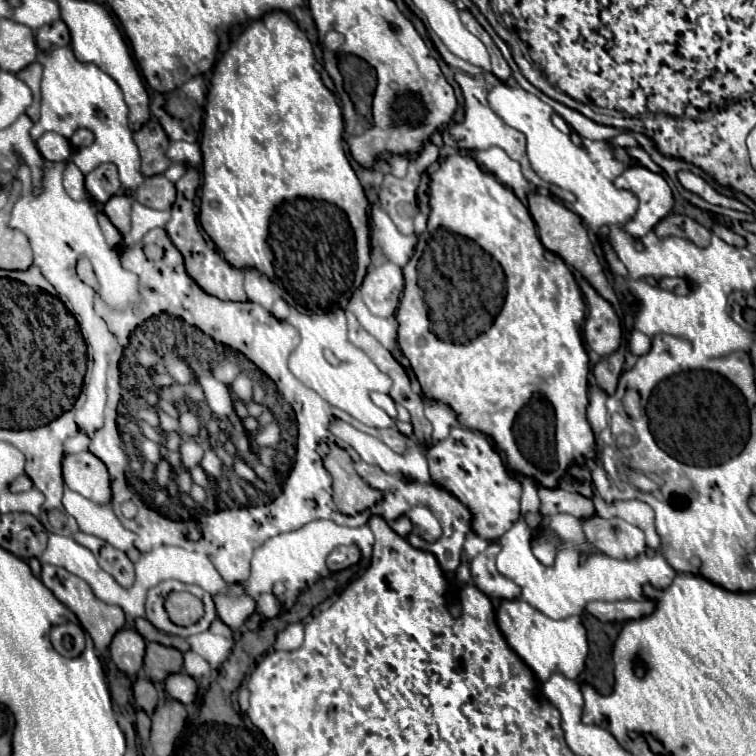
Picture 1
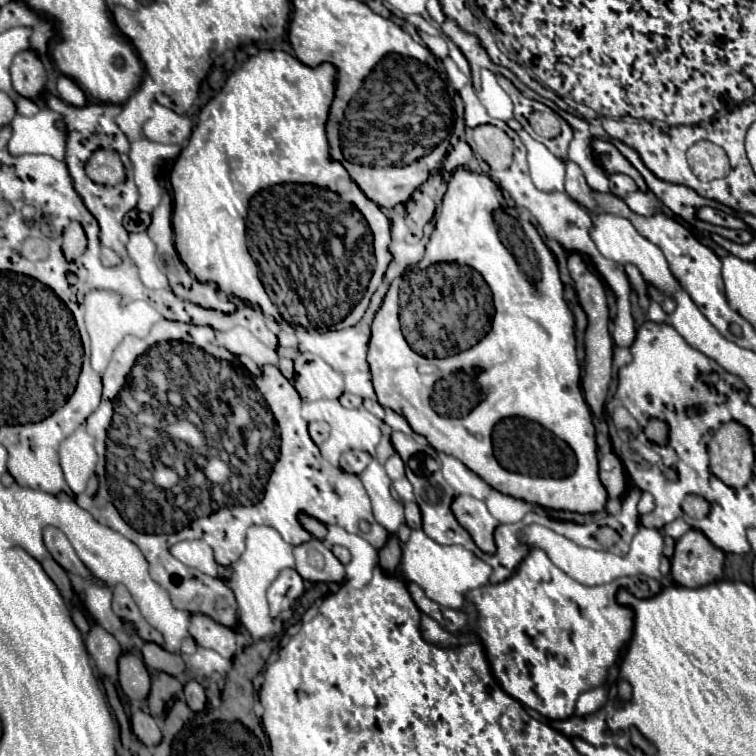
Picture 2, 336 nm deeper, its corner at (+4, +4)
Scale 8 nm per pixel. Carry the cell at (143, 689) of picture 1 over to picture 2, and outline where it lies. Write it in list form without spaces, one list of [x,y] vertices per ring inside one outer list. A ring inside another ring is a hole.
[[[137,710],[133,716],[131,716],[131,726],[133,726],[133,732],[135,736],[149,748],[157,746],[161,742],[161,730],[157,726],[157,722],[143,710]]]

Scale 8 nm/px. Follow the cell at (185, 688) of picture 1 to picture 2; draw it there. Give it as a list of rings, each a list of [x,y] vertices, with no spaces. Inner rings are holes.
[[[195,680],[187,682],[187,684],[185,684],[185,700],[187,700],[187,704],[189,704],[189,708],[191,708],[193,712],[203,710],[203,708],[205,708],[205,702],[207,702],[203,686],[197,684]]]

